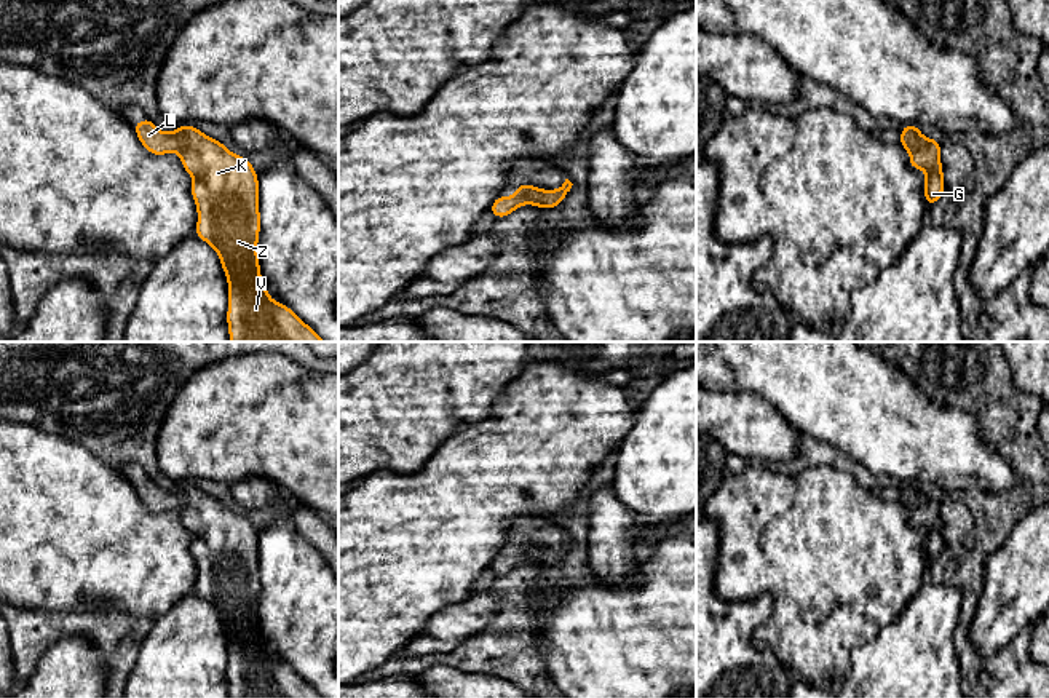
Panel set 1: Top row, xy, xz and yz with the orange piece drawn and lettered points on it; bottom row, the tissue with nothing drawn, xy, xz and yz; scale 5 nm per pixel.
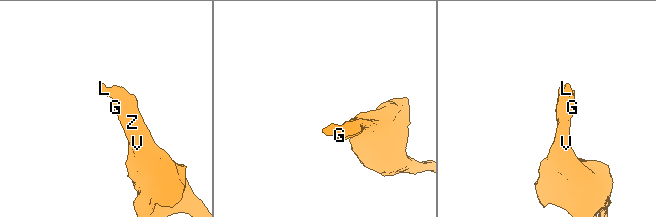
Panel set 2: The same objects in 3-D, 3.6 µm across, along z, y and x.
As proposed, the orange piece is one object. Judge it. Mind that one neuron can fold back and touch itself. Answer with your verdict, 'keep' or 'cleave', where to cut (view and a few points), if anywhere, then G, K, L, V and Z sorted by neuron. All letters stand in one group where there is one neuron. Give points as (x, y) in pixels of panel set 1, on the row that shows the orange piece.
keep | no cut | G K L V Z

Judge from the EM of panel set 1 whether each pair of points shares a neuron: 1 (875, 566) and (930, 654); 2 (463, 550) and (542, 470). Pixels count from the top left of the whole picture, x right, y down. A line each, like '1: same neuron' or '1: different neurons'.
1: different neurons
2: same neuron

